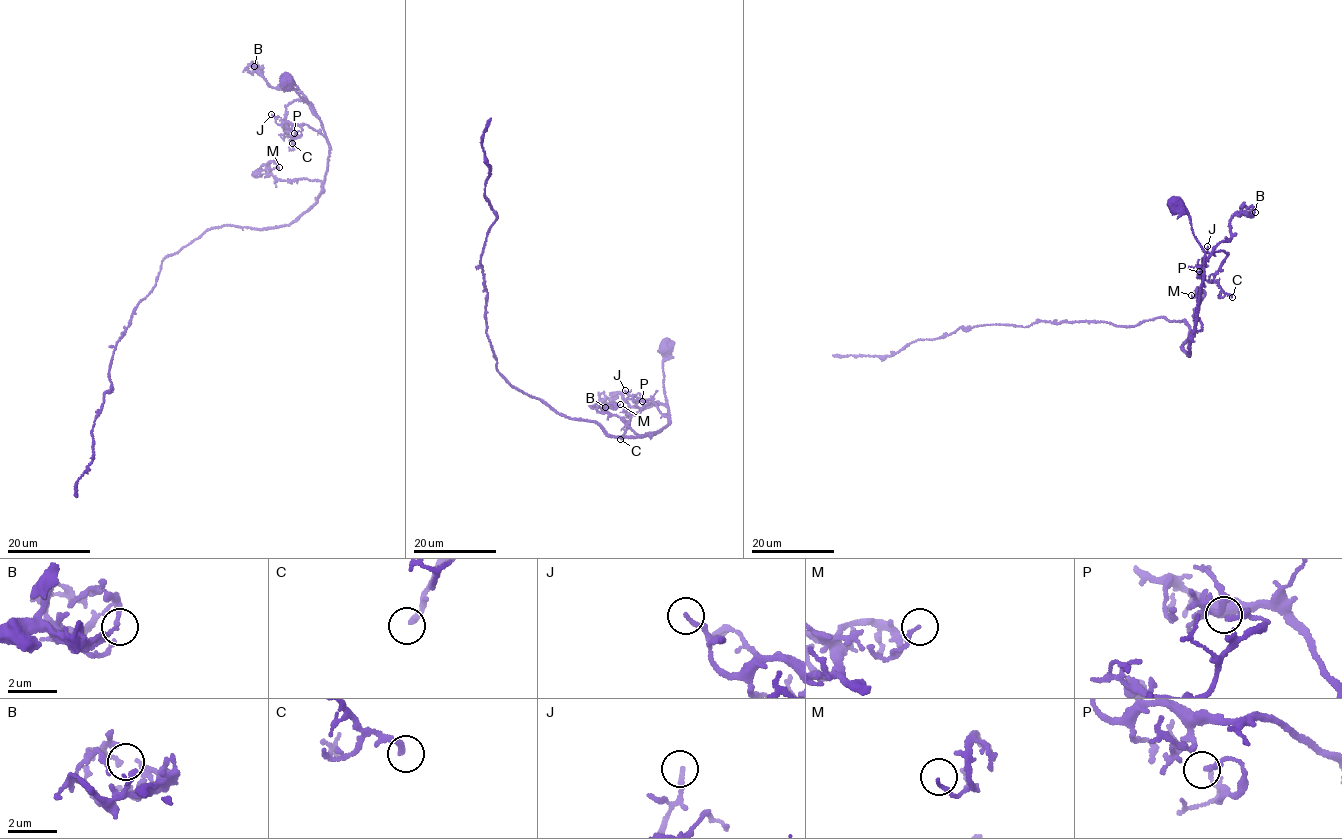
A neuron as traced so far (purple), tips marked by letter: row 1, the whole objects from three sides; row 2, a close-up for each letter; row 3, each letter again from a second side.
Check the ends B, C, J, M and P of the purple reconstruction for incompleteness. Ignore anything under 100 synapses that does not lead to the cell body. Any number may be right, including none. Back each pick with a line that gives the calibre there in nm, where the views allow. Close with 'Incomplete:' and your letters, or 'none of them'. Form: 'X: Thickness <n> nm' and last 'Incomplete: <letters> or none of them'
Incomplete: none of them

